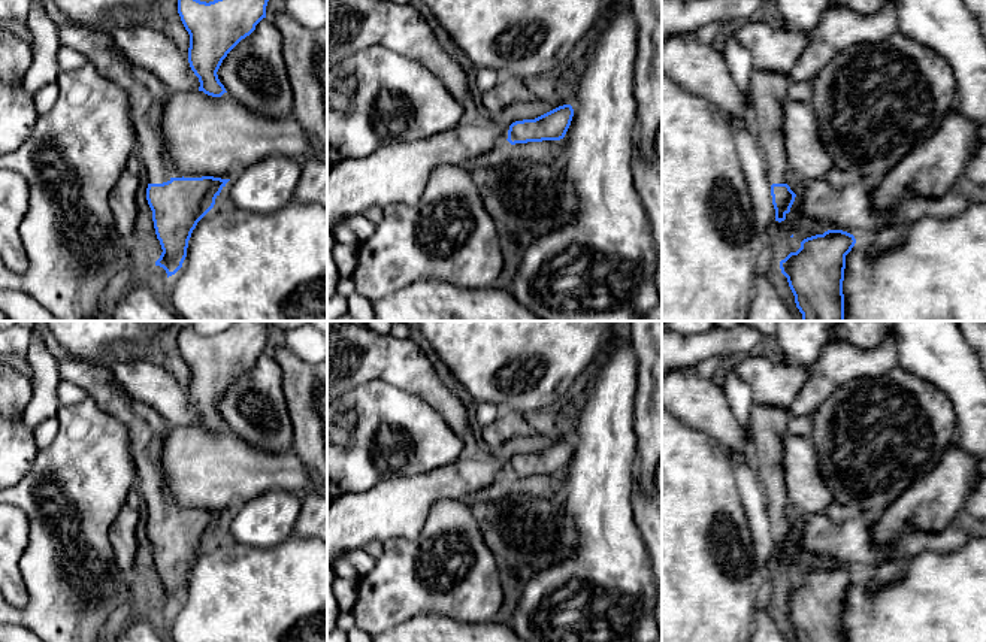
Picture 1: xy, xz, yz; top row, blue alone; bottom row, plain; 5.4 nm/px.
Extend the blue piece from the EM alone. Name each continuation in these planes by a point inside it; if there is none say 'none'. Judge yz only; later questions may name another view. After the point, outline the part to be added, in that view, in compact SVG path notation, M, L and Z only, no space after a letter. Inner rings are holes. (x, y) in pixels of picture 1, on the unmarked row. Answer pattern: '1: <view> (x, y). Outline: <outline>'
1: yz (768, 426). Outline: M753 403L750 412L751 460L766 496L766 514L786 518L784 439L790 412Z

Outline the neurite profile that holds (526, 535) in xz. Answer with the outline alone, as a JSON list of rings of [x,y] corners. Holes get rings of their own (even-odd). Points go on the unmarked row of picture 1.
[[[503,487],[481,496],[475,505],[481,535],[499,567],[526,584],[533,575],[574,554],[578,530],[562,497],[529,497]]]

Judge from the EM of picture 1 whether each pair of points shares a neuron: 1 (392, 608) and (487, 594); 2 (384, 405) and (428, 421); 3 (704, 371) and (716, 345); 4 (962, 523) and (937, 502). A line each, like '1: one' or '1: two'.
1: one
2: one
3: two
4: two

